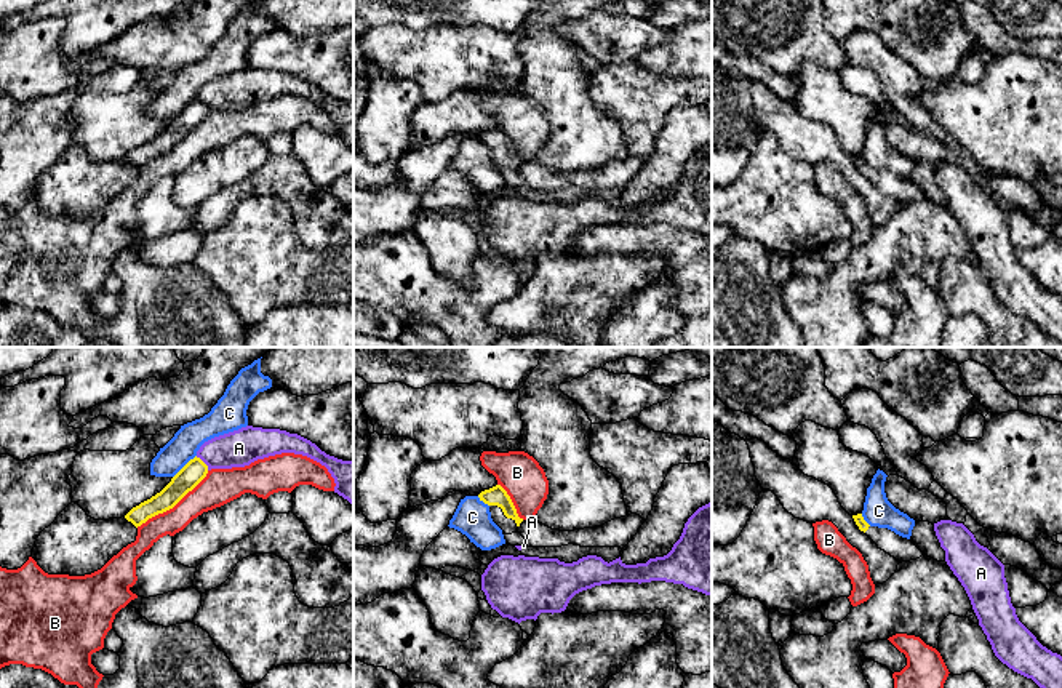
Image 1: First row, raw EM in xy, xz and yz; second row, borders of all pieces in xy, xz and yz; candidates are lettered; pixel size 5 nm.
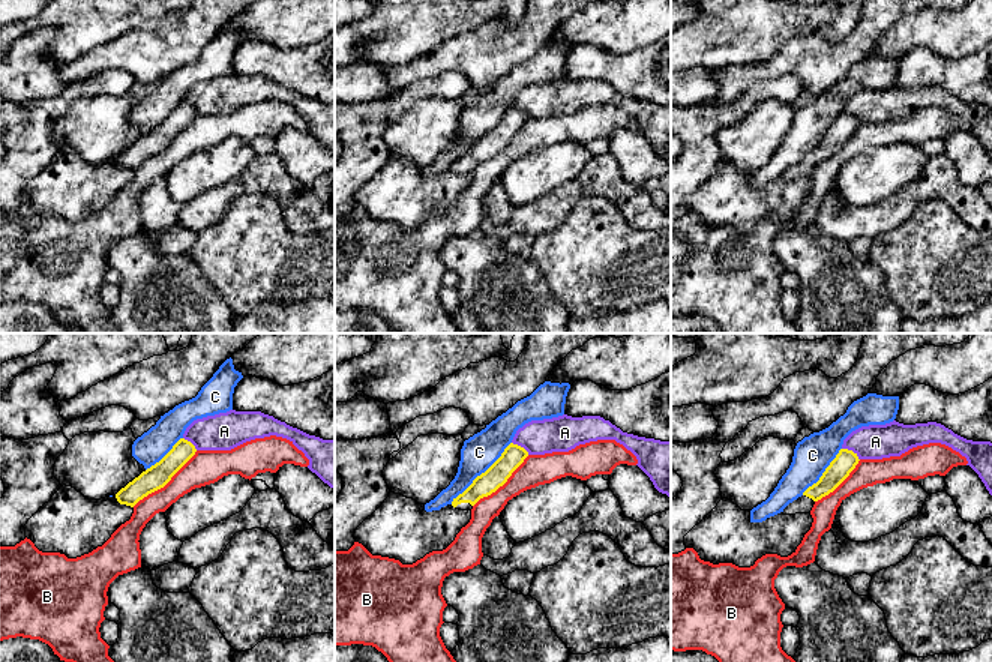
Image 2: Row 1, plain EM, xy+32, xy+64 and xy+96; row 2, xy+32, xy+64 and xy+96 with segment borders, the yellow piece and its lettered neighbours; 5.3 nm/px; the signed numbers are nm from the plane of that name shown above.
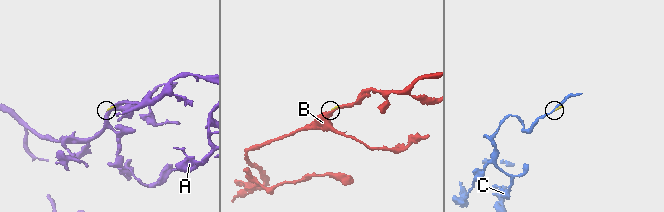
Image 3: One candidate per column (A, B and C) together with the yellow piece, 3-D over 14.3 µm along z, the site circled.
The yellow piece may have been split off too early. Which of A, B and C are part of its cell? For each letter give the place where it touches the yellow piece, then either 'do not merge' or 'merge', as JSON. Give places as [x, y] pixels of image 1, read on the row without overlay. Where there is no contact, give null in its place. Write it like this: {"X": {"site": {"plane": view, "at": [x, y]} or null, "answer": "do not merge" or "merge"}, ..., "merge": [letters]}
{"A": {"site": {"plane": "xy", "at": [203, 104]}, "answer": "do not merge"}, "B": {"site": {"plane": "xy", "at": [173, 148]}, "answer": "do not merge"}, "C": {"site": {"plane": "xy", "at": [184, 108]}, "answer": "do not merge"}, "merge": []}

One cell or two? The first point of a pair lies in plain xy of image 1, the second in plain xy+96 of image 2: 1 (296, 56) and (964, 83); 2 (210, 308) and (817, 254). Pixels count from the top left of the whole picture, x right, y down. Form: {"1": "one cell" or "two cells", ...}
{"1": "one cell", "2": "one cell"}

